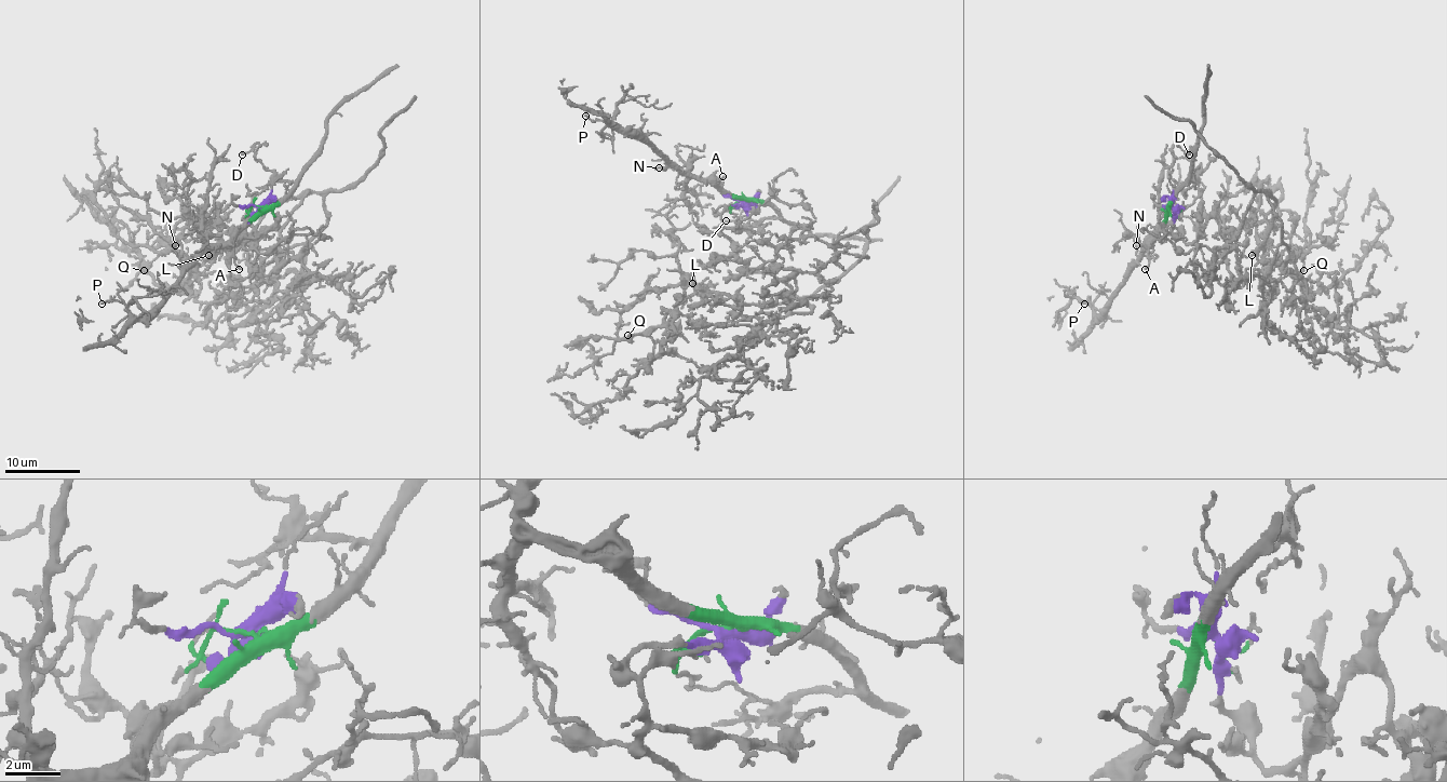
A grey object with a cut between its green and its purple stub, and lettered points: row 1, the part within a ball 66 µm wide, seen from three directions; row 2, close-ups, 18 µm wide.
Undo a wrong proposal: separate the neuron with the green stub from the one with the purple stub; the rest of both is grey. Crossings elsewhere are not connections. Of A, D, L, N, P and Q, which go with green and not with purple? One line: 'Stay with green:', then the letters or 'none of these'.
Stay with green: A, D, N, P

